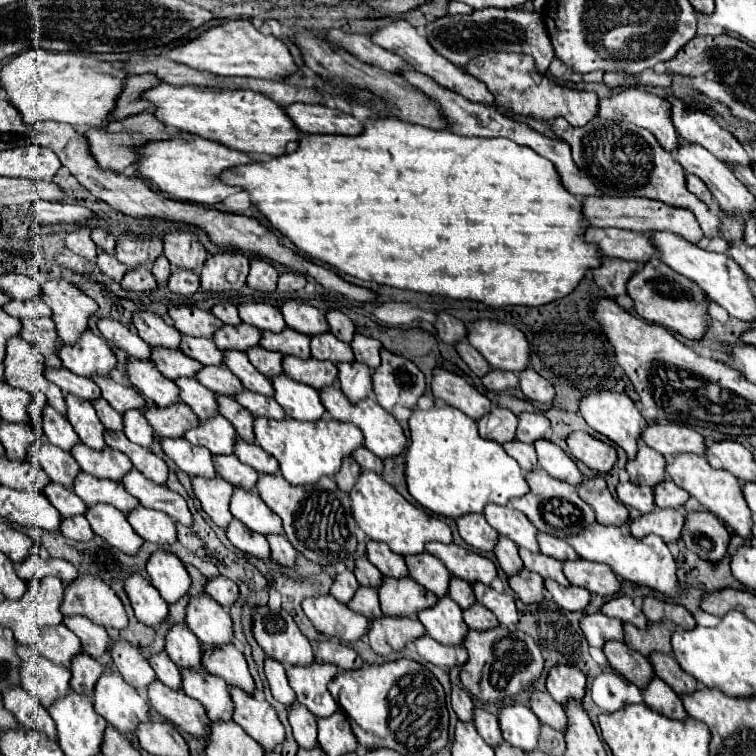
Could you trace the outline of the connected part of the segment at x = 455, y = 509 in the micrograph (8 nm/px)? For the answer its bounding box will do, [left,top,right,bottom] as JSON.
[405,405,531,519]

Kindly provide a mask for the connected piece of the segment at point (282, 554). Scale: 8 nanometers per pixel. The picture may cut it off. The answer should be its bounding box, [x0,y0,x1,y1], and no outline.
[267,535,297,569]

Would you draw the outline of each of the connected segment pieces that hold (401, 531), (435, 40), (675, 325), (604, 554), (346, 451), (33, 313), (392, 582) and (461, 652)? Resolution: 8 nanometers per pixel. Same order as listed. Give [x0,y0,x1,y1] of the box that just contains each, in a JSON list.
[[351,471,453,557],[427,7,555,73],[627,257,707,339],[567,523,685,599],[255,417,365,485],[3,299,51,319],[379,577,439,617],[415,635,467,667]]

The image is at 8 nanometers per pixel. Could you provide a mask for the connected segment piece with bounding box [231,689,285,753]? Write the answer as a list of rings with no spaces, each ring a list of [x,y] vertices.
[[[231,689],[231,699],[235,703],[233,721],[245,729],[267,753],[281,753],[285,741],[285,729],[267,701],[257,701],[255,697],[243,693],[241,689]]]

